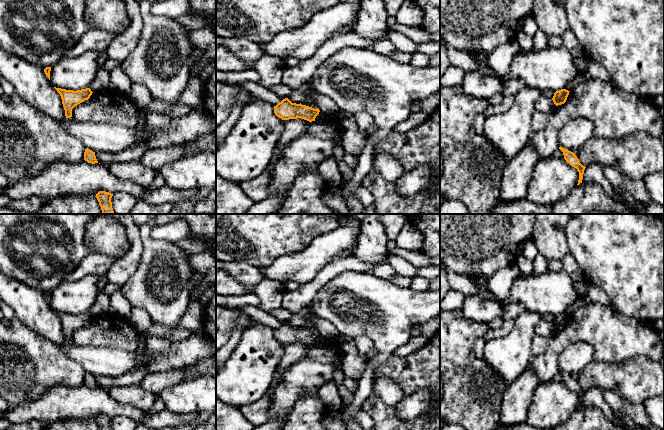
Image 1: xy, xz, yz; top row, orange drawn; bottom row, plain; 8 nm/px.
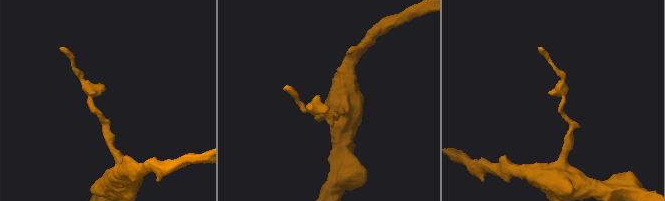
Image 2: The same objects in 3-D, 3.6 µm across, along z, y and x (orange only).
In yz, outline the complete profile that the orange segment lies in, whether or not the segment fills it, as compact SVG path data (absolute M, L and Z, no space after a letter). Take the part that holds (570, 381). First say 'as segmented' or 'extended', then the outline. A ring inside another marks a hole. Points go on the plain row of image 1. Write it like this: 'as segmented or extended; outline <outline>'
as segmented; outline M561 370L559 371L559 373L563 376L564 383L566 384L566 386L569 387L572 391L576 392L577 395L579 396L579 404L577 408L579 409L580 407L582 407L583 398L586 391L580 387L579 383L573 376Z

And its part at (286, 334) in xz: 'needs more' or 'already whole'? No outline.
already whole

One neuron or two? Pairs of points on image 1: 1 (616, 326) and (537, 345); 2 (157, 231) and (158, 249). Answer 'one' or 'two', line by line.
1: two
2: two

